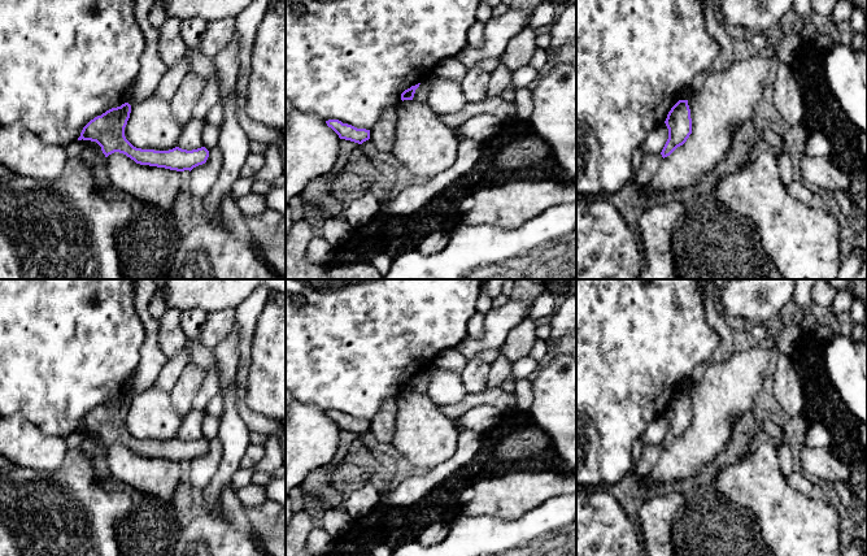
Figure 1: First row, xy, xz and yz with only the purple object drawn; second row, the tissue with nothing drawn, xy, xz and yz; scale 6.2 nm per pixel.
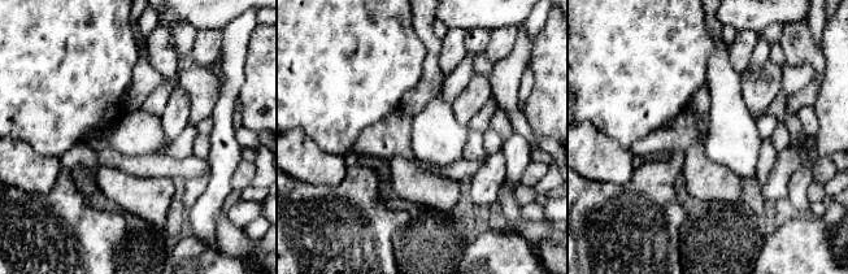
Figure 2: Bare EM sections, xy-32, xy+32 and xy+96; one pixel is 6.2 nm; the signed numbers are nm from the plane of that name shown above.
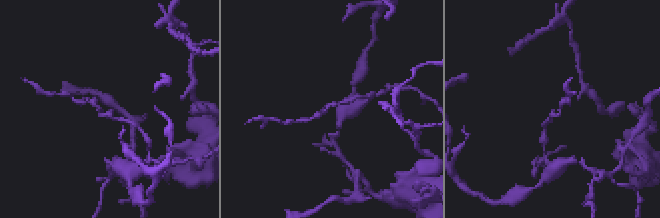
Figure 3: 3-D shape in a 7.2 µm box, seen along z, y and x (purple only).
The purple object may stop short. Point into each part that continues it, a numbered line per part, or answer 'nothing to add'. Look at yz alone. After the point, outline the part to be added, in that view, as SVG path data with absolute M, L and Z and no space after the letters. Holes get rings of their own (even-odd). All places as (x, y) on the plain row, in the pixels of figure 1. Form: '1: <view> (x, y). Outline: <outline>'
nothing to add

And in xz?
nothing to add

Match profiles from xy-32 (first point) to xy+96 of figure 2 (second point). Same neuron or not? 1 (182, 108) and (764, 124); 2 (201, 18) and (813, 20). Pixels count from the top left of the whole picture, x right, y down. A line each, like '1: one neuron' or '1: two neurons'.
1: two neurons
2: two neurons

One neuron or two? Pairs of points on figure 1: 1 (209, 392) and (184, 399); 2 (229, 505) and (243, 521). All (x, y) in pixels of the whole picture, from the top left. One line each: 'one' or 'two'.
1: two
2: one

